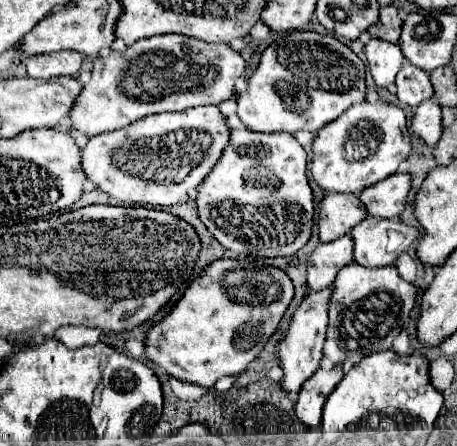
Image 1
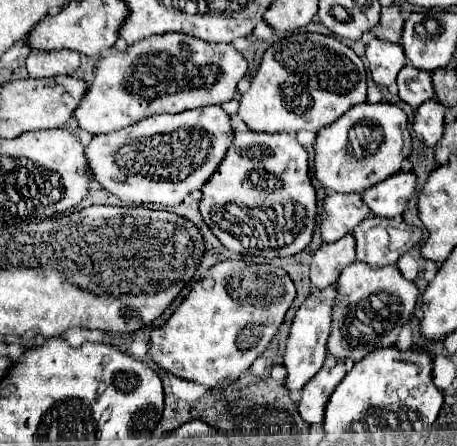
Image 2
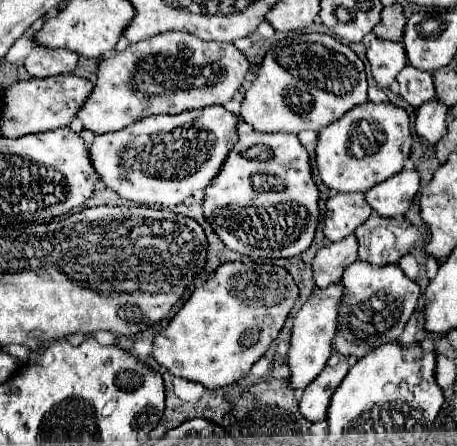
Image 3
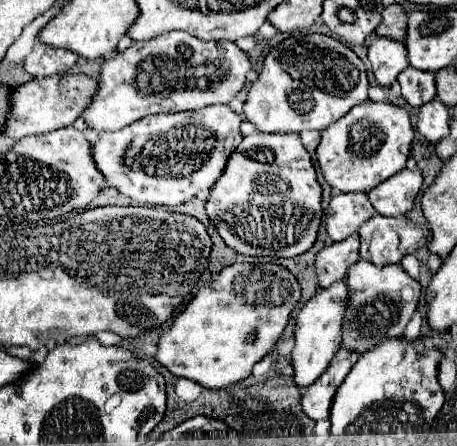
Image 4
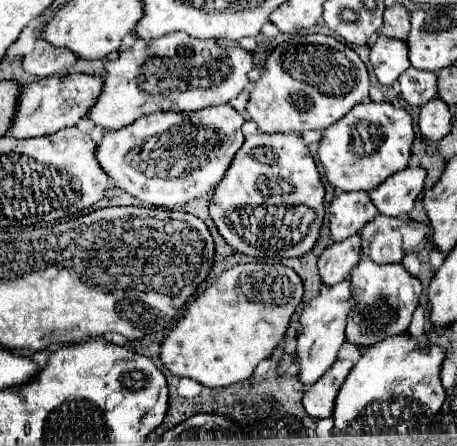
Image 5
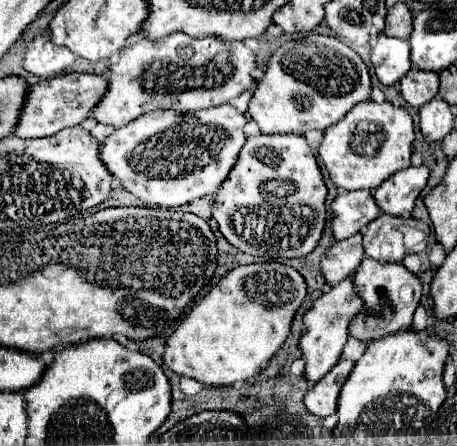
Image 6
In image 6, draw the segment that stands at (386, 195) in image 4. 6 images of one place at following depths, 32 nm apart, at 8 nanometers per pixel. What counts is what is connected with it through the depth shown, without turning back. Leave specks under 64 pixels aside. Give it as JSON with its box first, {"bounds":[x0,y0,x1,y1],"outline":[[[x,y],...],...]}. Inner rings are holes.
{"bounds":[372,164,430,216],"outline":[[[426,164],[410,166],[384,180],[384,184],[380,184],[380,188],[372,192],[372,196],[382,212],[402,216],[404,212],[412,212],[416,198],[428,184],[428,176],[430,168]]]}

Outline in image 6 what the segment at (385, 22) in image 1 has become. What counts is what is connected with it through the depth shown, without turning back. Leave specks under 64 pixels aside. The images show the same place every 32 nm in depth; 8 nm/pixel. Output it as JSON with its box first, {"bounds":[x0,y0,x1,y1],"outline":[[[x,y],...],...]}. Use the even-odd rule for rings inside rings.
{"bounds":[384,2,412,40],"outline":[[[404,2],[388,10],[384,34],[394,38],[404,38],[404,40],[408,40],[408,36],[412,34],[412,12]]]}

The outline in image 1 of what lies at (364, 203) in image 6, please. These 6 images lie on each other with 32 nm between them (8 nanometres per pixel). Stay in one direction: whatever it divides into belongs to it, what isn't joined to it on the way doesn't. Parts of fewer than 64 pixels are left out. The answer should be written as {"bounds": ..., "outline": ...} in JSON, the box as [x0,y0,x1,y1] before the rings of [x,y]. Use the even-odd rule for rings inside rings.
{"bounds":[318,194,368,242],"outline":[[[326,194],[318,214],[320,242],[332,242],[348,234],[364,216],[368,212],[356,194]]]}

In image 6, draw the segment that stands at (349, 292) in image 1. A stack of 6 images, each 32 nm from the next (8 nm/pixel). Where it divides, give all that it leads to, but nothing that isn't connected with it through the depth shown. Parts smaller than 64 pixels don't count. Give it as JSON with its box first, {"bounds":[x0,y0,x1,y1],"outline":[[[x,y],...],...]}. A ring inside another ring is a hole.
{"bounds":[350,258,422,342],"outline":[[[364,258],[356,268],[354,286],[358,296],[362,296],[362,300],[366,302],[366,310],[350,324],[350,336],[370,342],[398,330],[408,330],[412,326],[412,316],[422,296],[422,282],[404,264],[380,264],[372,258]]]}

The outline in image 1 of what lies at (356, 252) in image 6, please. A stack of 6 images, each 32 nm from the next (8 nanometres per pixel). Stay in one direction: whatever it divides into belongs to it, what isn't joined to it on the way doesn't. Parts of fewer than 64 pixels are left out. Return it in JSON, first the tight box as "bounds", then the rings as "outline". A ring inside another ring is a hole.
{"bounds":[308,236,354,290],"outline":[[[342,236],[334,242],[320,244],[312,254],[308,262],[308,286],[312,290],[330,288],[336,280],[336,274],[340,268],[354,262],[352,256],[352,238]]]}

